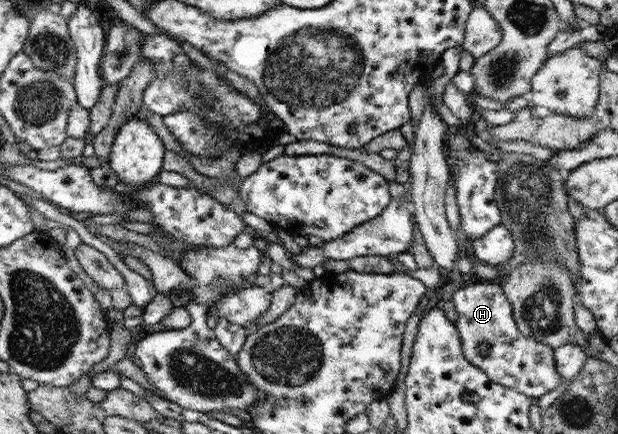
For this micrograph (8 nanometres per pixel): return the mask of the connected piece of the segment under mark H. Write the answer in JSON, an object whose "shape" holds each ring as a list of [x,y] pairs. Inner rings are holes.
{"shape":[[[481,281],[460,287],[455,292],[452,300],[457,310],[457,320],[454,322],[458,328],[461,337],[462,351],[474,365],[484,369],[485,374],[497,384],[505,385],[506,387],[517,389],[517,392],[527,396],[539,399],[543,394],[555,390],[557,386],[565,383],[564,378],[559,374],[555,366],[554,349],[543,342],[537,342],[532,338],[523,336],[517,328],[515,319],[513,318],[513,308],[503,289],[500,285],[496,285],[490,281]],[[486,342],[488,344],[488,353],[482,355],[479,350],[479,345]]]}

